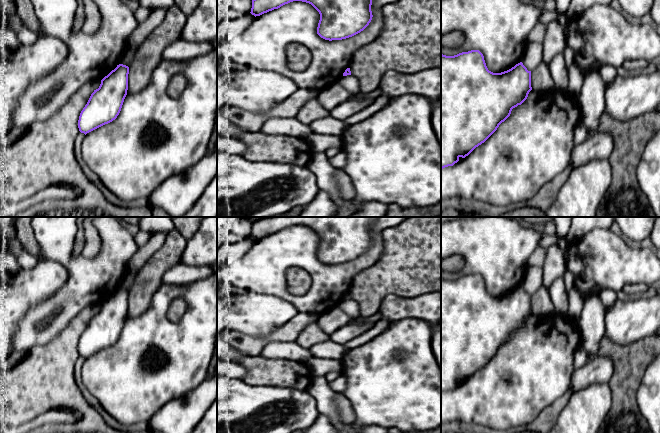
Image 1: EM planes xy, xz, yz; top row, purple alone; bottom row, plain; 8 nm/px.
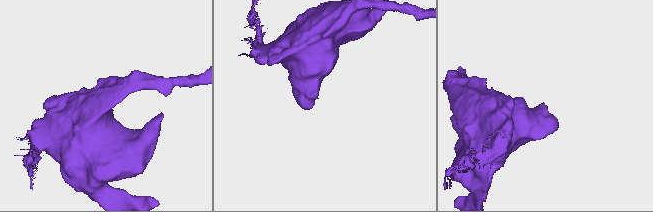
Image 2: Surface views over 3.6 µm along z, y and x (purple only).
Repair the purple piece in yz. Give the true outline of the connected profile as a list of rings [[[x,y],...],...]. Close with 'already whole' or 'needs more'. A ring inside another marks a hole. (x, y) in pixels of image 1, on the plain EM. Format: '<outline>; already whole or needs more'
[[[479,274],[462,276],[454,280],[446,280],[441,278],[441,393],[448,390],[453,390],[459,385],[460,381],[465,382],[476,371],[484,367],[497,354],[499,349],[510,340],[512,333],[518,329],[521,329],[527,323],[531,314],[531,295],[528,295],[522,286],[516,288],[507,295],[493,297],[488,294],[484,280]]]; already whole

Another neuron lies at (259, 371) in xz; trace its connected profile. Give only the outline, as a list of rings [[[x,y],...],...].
[[[244,356],[235,362],[246,369],[242,380],[249,385],[271,385],[307,390],[314,376],[305,362]]]

